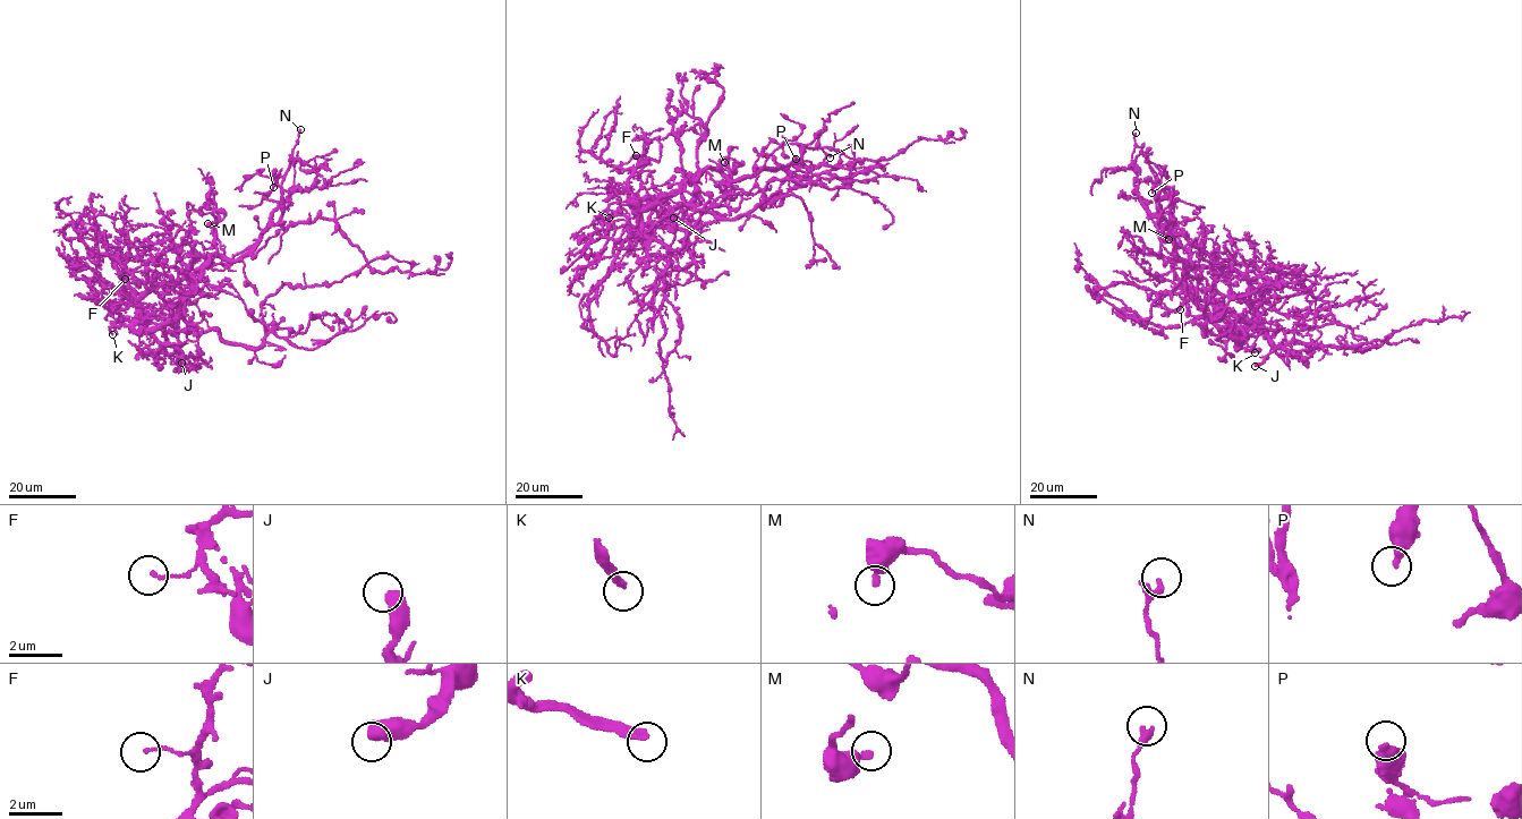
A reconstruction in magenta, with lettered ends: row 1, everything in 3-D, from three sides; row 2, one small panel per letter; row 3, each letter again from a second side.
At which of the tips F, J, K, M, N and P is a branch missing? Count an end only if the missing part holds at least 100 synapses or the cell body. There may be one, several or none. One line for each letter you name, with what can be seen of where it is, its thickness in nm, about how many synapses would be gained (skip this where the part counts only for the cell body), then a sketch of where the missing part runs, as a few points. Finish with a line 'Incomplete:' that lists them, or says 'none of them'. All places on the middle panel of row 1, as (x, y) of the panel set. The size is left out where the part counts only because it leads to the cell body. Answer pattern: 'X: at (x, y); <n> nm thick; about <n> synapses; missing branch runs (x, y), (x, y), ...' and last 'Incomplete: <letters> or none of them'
K: at (609, 218); 360 nm thick; missing branch runs (609, 218), (589, 246), (584, 267), (544, 315)
Incomplete: K

